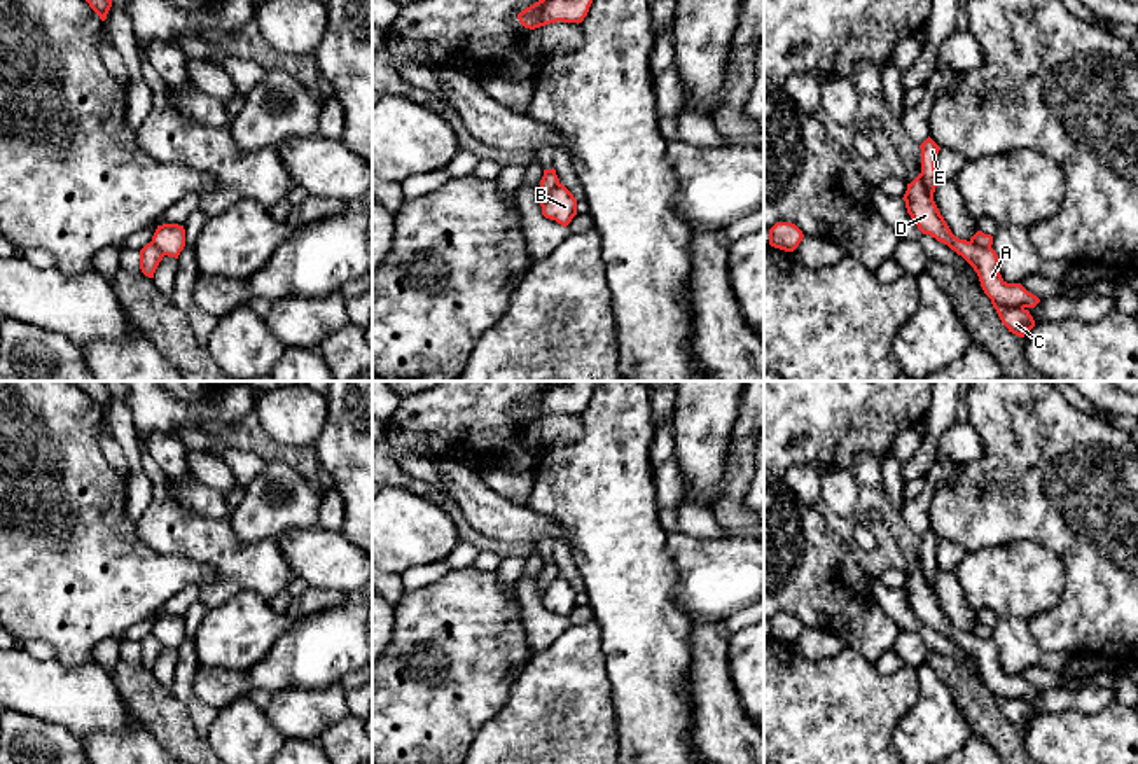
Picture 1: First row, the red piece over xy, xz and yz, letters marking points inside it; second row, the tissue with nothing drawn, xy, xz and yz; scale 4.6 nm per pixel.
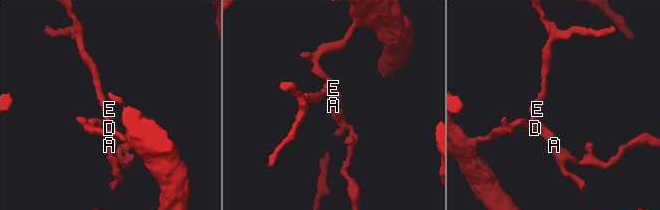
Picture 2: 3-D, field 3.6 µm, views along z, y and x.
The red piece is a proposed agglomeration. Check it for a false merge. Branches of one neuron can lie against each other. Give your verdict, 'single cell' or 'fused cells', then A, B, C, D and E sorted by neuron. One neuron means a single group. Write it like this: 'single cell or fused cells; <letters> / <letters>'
fused cells; A D / B C E

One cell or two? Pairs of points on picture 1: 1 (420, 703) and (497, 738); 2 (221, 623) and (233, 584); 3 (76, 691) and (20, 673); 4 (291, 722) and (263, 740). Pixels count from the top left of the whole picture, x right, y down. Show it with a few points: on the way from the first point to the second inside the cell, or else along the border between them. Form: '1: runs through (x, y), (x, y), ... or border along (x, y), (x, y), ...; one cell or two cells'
1: border along (507, 698), (469, 745); two cells
2: border along (266, 598), (240, 591), (208, 611); two cells
3: runs through (62, 691), (34, 687); one cell
4: border along (263, 710), (287, 738); two cells

